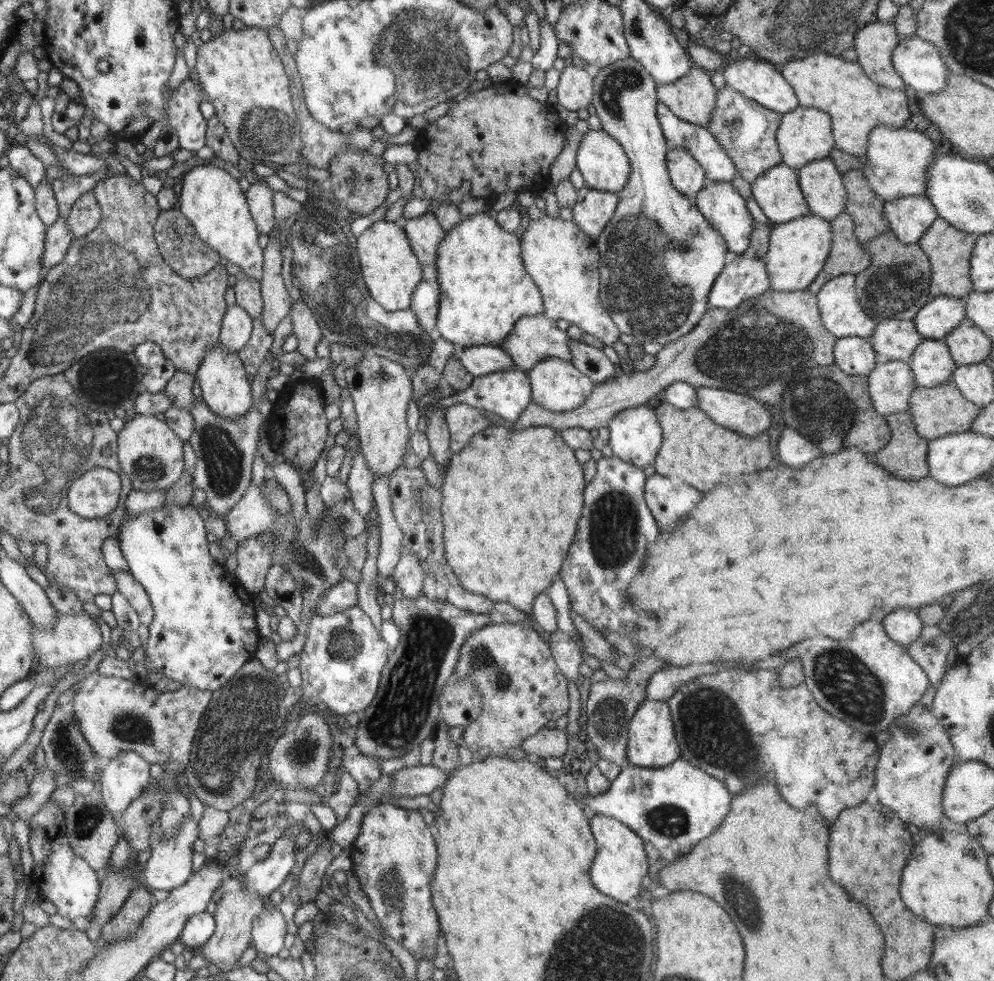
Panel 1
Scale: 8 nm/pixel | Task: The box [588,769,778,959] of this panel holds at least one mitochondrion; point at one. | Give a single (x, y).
(739, 893)

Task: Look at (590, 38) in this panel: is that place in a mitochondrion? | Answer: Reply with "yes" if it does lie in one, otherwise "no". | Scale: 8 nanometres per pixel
no

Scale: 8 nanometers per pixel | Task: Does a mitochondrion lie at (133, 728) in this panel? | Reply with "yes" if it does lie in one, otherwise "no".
yes

